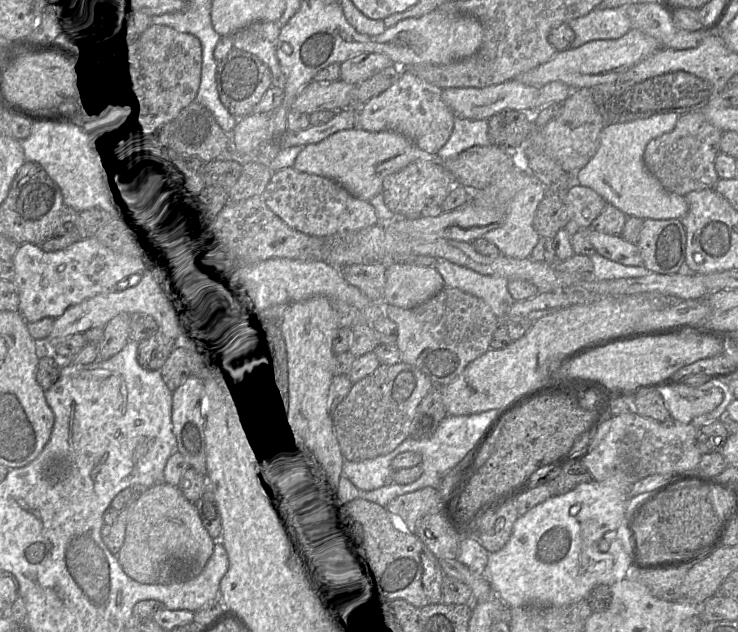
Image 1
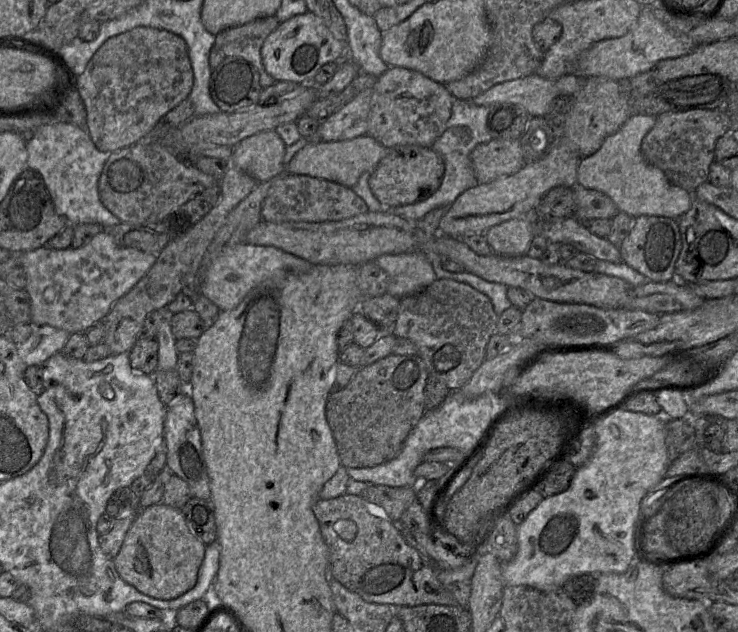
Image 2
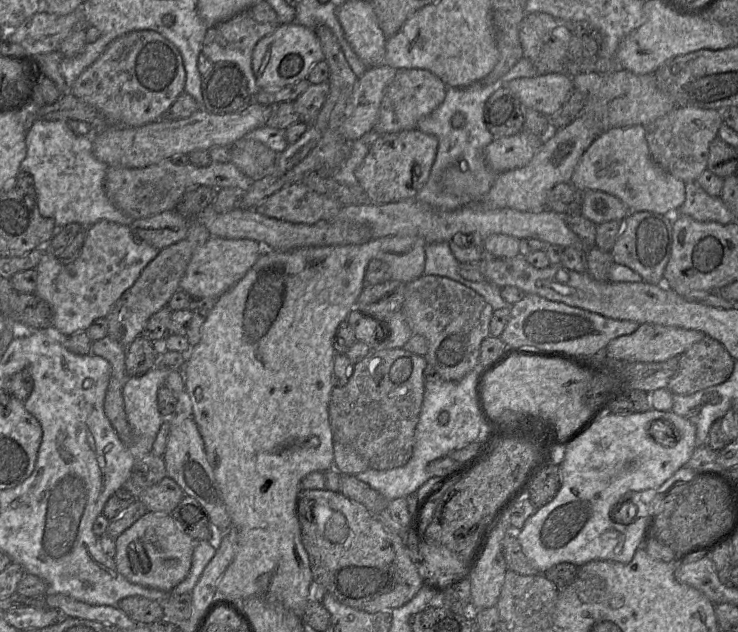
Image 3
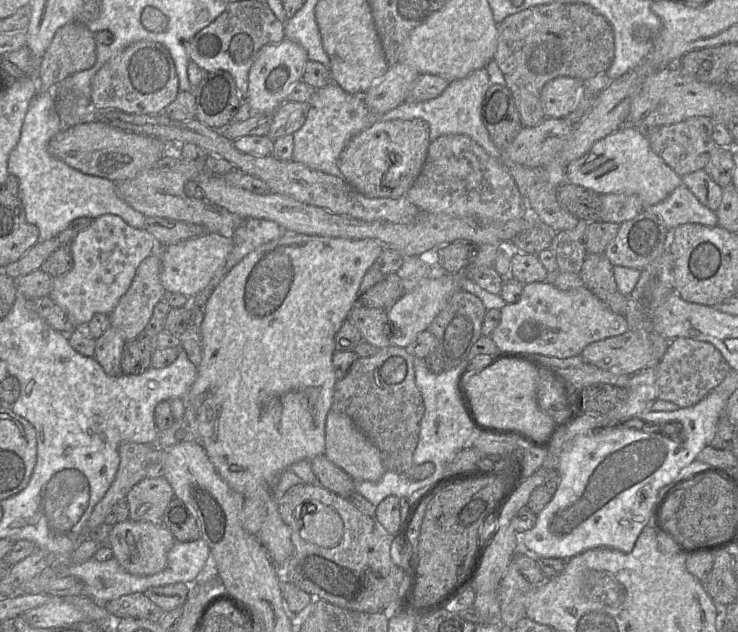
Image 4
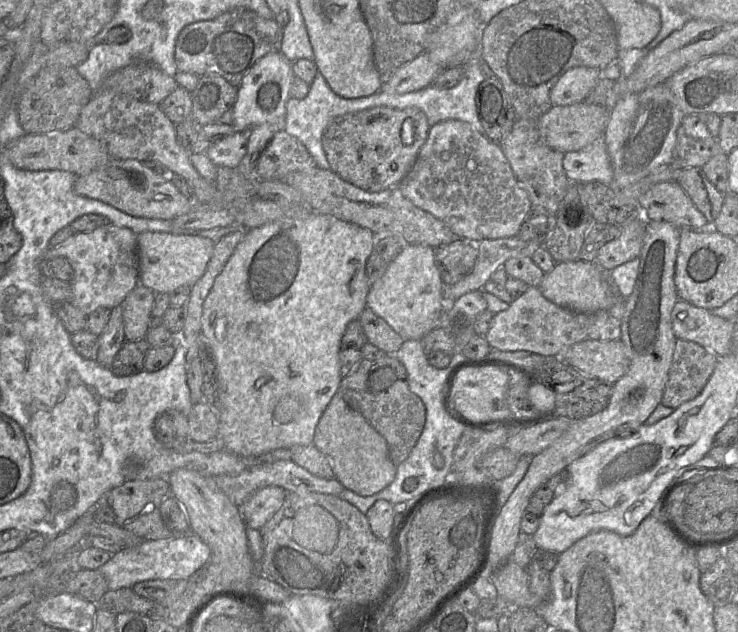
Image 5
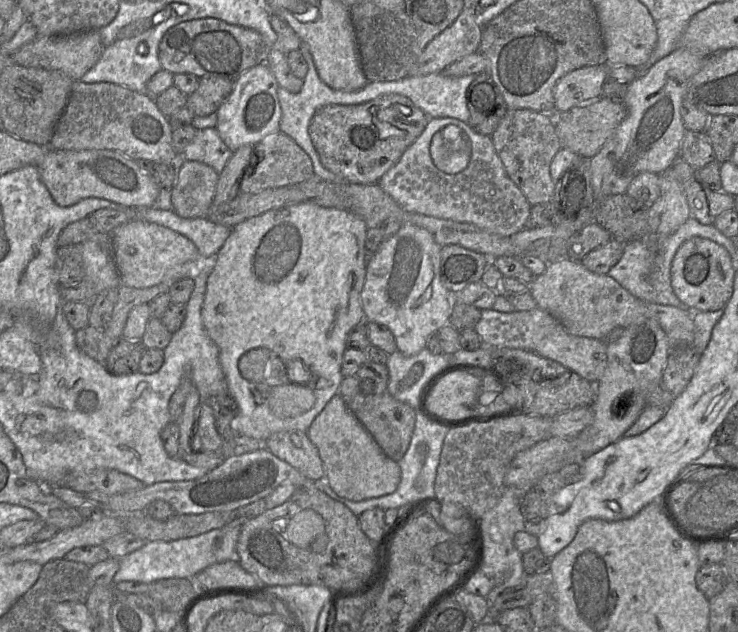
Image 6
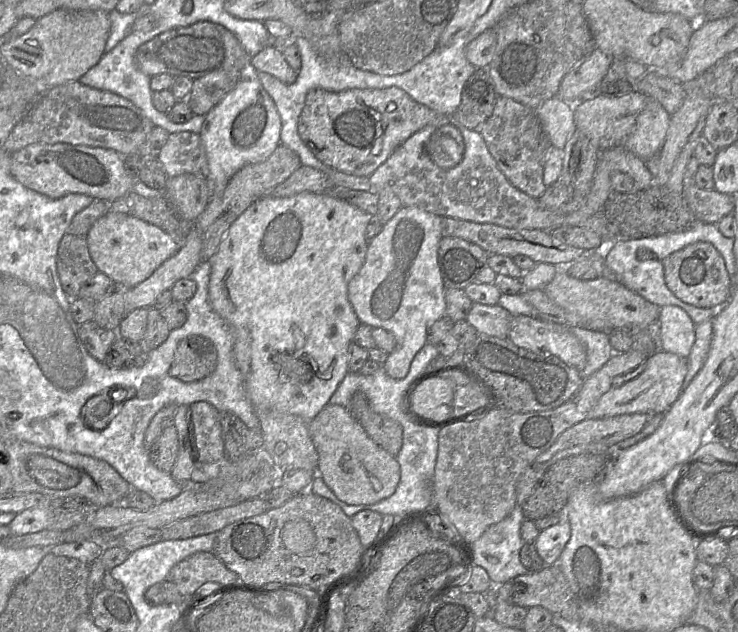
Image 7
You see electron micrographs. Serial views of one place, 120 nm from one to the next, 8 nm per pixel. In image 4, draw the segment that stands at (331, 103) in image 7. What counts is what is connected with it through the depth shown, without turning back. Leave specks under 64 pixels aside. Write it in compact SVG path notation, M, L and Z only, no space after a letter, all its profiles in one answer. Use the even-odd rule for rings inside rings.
M423 120L379 121L347 142L337 165L345 180L366 197L397 199L405 196L421 173L430 143L429 126Z

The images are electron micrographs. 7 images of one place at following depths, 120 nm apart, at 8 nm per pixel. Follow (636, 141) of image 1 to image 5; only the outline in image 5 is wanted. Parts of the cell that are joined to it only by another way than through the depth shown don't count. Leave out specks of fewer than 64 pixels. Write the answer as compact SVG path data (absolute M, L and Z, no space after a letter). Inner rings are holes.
M604 134L586 149L565 153L562 165L566 177L573 183L599 182L611 185L613 180Z

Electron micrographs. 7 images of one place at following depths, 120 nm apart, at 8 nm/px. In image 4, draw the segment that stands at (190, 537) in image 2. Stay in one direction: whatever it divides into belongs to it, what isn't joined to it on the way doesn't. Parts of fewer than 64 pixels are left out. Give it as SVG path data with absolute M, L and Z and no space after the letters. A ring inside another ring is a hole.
M128 519L109 528L108 546L113 557L130 574L151 576L163 571L167 565L167 555L176 542L171 532L164 525L151 522L136 522Z

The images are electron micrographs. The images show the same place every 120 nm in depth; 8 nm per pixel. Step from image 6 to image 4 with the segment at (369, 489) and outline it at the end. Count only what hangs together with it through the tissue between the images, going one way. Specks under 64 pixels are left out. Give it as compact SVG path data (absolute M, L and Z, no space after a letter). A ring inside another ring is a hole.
M335 412L328 413L326 421L325 456L348 473L354 480L379 481L386 472L378 448L357 428L351 418Z

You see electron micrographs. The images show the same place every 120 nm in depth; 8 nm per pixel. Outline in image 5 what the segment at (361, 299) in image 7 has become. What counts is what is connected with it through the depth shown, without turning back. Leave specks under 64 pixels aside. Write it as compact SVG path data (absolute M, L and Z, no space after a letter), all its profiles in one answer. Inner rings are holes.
M405 244L387 265L382 277L370 285L367 307L384 319L404 341L421 340L439 326L445 312L443 286L435 263L434 248L422 244Z

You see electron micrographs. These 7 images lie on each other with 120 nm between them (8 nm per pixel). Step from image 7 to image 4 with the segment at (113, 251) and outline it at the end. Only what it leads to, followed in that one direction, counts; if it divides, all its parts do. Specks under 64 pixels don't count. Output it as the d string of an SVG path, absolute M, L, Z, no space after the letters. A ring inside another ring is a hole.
M204 233L197 237L164 246L160 280L167 293L181 293L194 298L211 282L222 268L232 251L233 241L229 234Z

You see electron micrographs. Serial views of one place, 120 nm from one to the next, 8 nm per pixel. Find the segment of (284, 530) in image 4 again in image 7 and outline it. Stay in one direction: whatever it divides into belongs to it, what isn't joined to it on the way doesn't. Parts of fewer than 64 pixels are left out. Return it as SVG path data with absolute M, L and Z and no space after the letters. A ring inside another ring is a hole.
M302 192L290 197L265 195L253 202L232 223L219 244L217 251L210 258L209 301L213 310L230 326L234 334L235 364L244 377L248 395L257 415L258 412L278 411L298 416L305 422L311 422L329 404L331 397L348 374L349 347L358 327L361 325L348 299L348 283L364 264L368 250L366 228L370 217L371 215L356 206L347 201L335 198L327 192ZM282 358L303 361L304 364L301 364L301 366L306 370L302 373L302 376L307 376L309 381L300 382L291 378L288 372L294 374L294 371L292 369L284 370L278 365L278 361Z

